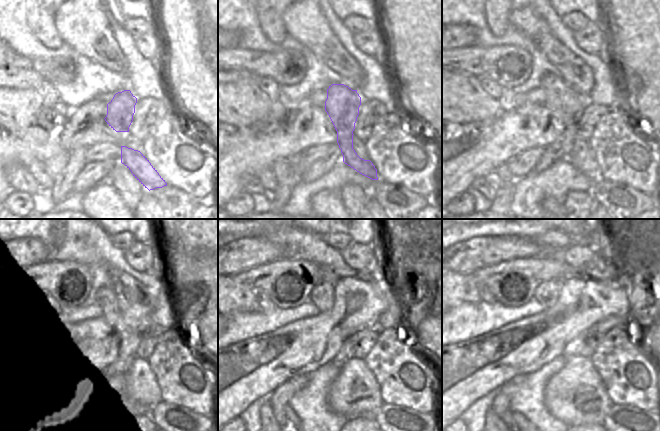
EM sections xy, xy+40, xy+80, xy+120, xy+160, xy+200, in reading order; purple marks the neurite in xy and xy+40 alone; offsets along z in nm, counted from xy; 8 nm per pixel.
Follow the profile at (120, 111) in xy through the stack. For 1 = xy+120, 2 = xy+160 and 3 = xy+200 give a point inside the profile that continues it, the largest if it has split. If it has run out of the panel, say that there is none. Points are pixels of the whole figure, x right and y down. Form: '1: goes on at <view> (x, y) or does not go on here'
1: goes on at xy+120 (129, 339)
2: goes on at xy+160 (323, 295)
3: goes on at xy+200 (547, 293)

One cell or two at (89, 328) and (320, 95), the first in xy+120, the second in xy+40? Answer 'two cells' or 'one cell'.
two cells

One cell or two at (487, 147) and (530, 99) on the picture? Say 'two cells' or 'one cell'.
two cells

